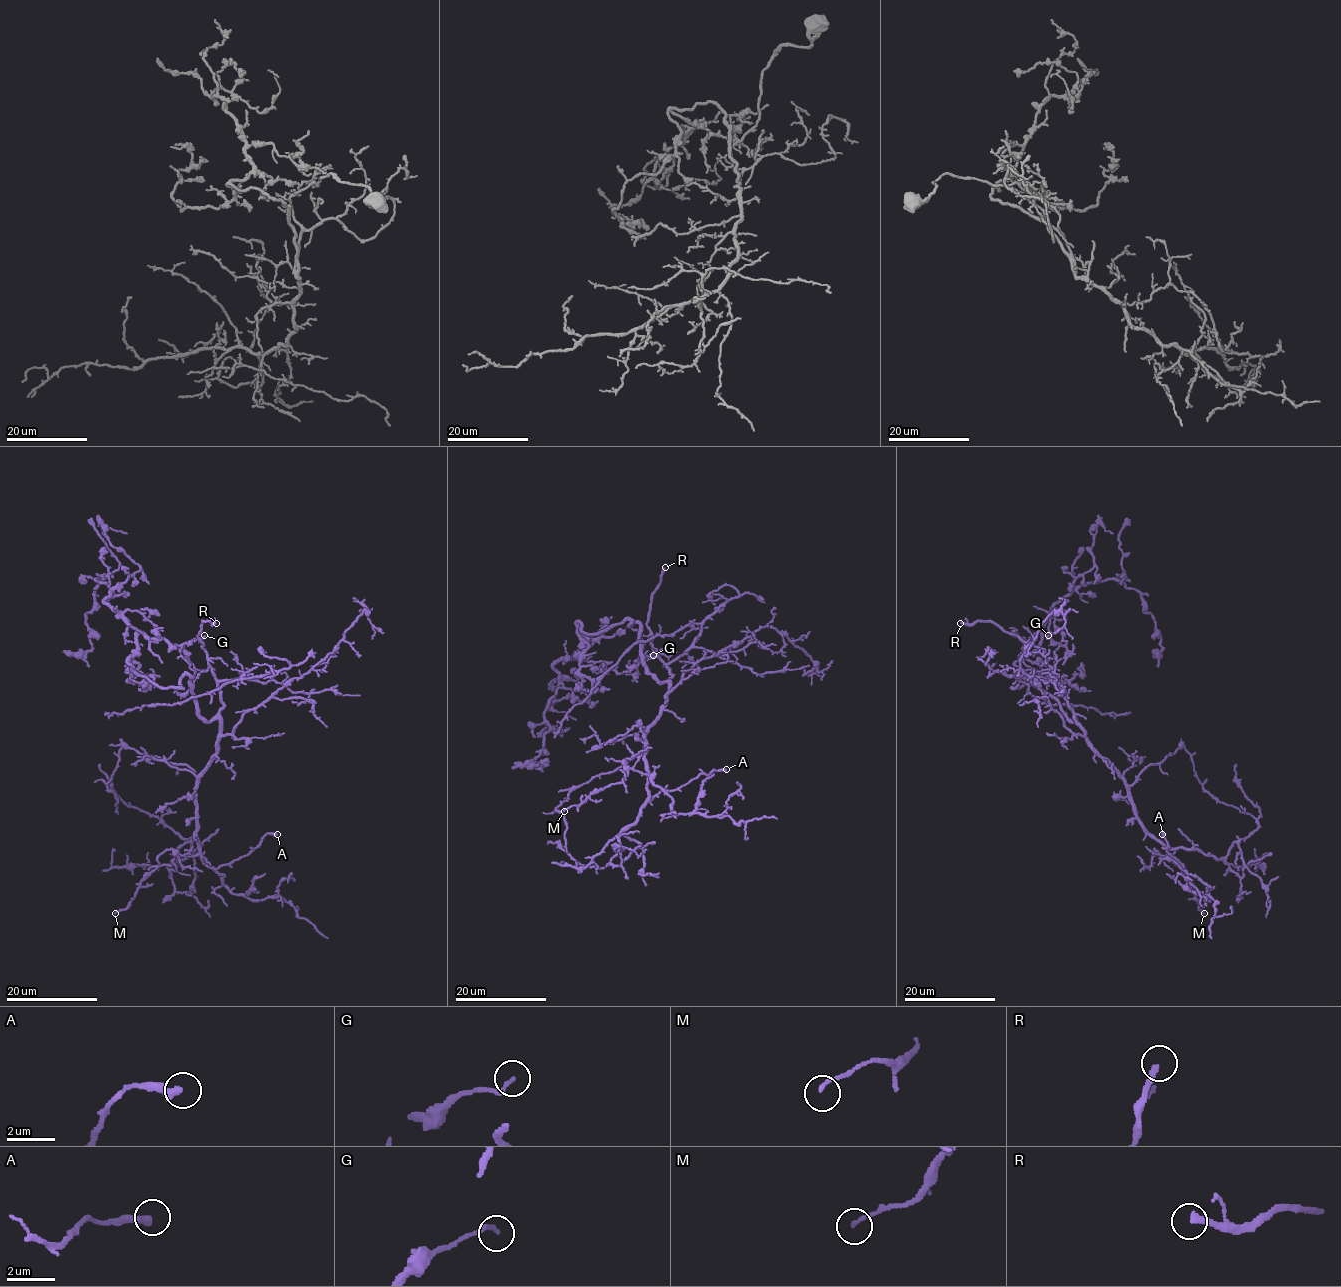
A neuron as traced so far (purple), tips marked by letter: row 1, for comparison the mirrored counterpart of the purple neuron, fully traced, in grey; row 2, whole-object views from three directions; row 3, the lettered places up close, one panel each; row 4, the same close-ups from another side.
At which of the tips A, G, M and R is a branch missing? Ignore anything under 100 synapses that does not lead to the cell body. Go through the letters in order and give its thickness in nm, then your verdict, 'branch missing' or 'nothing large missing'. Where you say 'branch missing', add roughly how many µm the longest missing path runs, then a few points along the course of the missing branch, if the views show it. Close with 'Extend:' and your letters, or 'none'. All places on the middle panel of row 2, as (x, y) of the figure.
A: calibre 340 nm; nothing large missing
G: calibre 200 nm; nothing large missing
M: calibre 140 nm; nothing large missing
R: calibre 280 nm; branch missing; missing 40 µm; course (665, 567), (667, 560), (694, 541), (682, 546), (649, 545), (624, 538), (615, 531), (598, 531), (594, 522)
Extend: R

